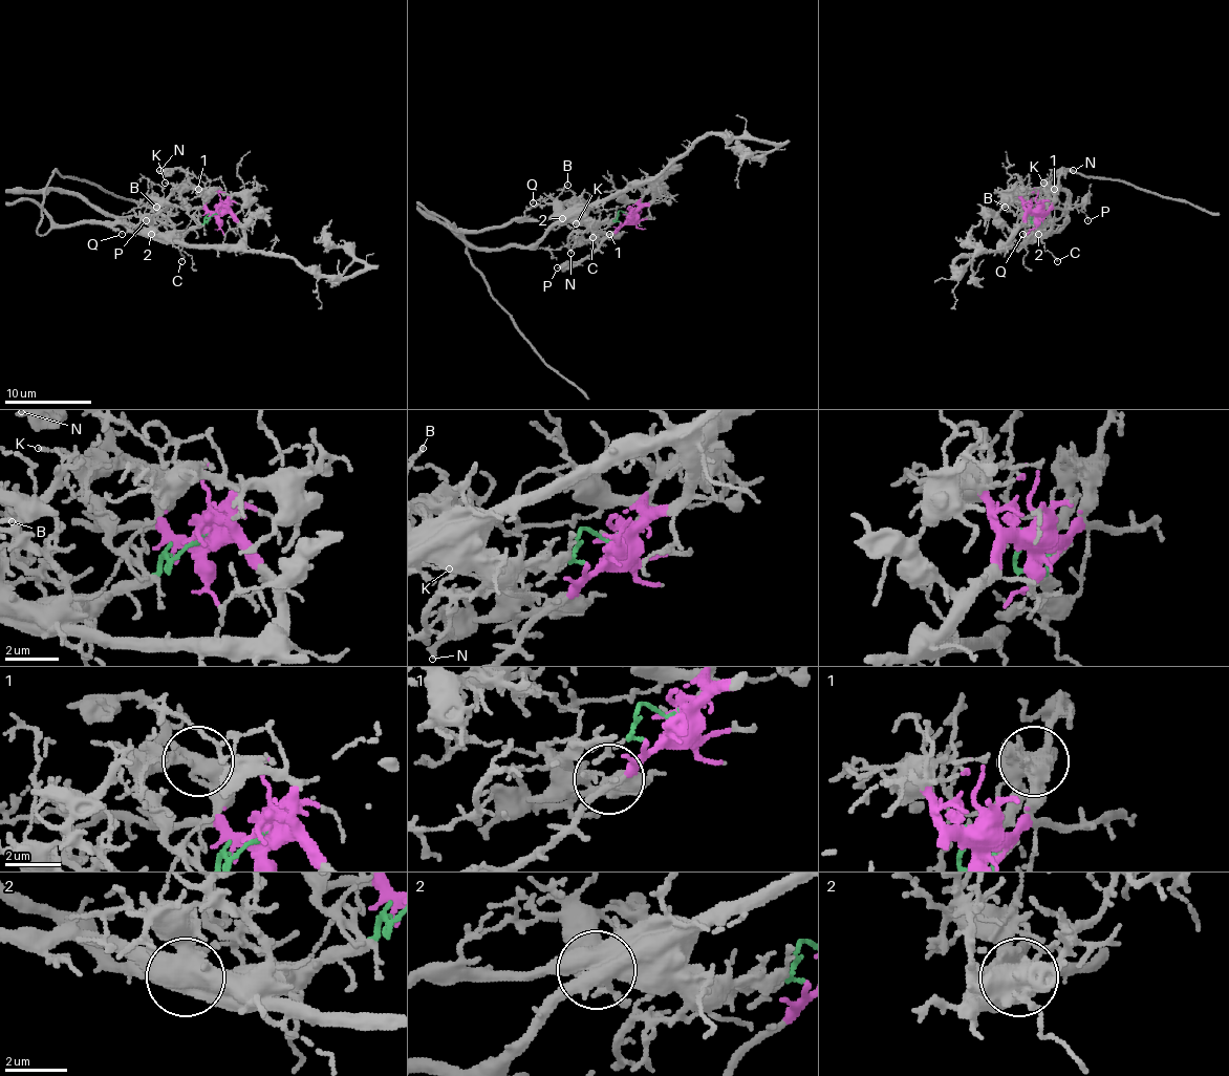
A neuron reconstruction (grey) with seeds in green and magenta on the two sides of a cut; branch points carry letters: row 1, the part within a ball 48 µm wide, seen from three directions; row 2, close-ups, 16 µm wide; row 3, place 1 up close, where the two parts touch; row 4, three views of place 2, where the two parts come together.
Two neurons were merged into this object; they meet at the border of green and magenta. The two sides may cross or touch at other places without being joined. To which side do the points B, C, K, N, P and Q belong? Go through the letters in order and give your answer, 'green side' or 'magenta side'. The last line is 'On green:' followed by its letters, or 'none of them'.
B: green side
C: green side
K: green side
N: magenta side
P: magenta side
Q: green side
On green: B, C, K, Q

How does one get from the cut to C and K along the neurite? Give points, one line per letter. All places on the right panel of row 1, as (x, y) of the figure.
C: (1034, 212), (1032, 216), (1034, 214), (1040, 221), (1042, 244), (1058, 260)
K: (1034, 212), (1032, 216), (1034, 214), (1040, 223), (1042, 181)

